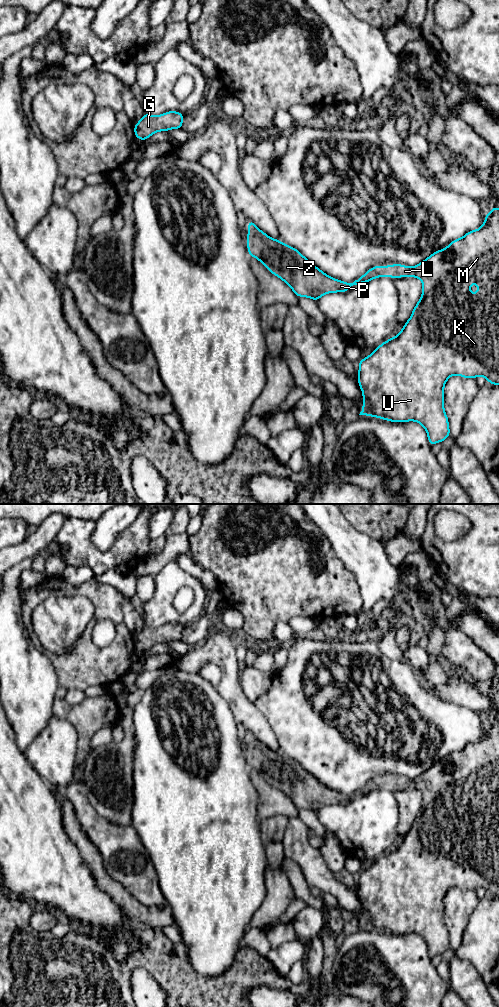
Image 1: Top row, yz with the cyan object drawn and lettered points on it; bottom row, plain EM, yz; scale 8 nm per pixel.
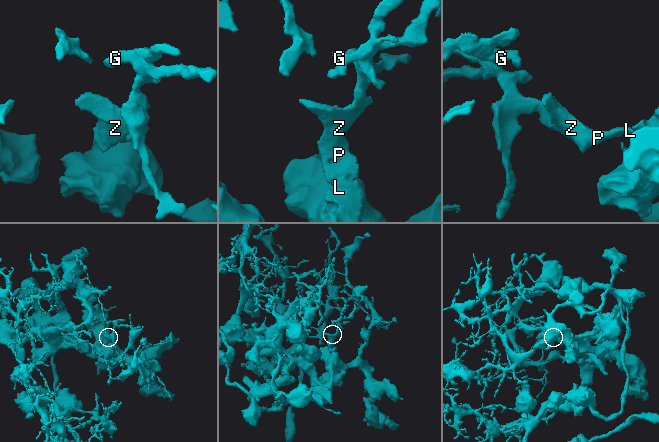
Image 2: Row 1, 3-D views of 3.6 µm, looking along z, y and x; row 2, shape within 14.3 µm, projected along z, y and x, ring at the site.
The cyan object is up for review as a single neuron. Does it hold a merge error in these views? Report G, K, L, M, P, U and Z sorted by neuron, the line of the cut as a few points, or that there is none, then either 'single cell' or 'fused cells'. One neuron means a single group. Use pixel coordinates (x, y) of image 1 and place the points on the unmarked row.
G K L M P U Z | no cut | single cell

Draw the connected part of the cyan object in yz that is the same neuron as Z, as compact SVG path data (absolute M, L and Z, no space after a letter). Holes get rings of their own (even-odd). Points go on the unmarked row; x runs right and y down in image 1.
M493 719L491 723L485 728L484 736L478 742L472 742L466 745L462 750L453 752L445 761L435 763L431 768L423 772L415 779L407 779L401 776L388 777L386 779L376 777L369 781L365 786L355 792L353 795L346 795L335 790L332 790L318 781L313 775L305 770L296 760L293 760L280 752L273 751L267 746L262 744L252 732L248 732L248 766L251 769L258 771L272 786L282 791L293 804L300 809L309 809L317 813L327 805L346 804L353 797L360 797L367 795L372 791L378 789L417 789L423 795L422 807L416 818L412 823L409 832L404 836L400 845L395 849L383 854L380 858L366 870L359 873L358 895L363 905L363 921L359 927L372 928L392 934L407 934L416 933L421 936L427 944L428 953L431 958L435 955L442 955L447 949L450 948L448 929L444 922L444 897L448 890L452 887L459 887L464 890L475 891L478 888L484 888L490 896L499 897L499 720ZM473 794L478 797L478 805L471 806L470 798Z

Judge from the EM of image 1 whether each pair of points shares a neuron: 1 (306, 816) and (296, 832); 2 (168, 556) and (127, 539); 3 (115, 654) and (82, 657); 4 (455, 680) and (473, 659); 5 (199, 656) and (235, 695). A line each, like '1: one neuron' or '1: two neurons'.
1: two neurons
2: two neurons
3: one neuron
4: two neurons
5: one neuron

